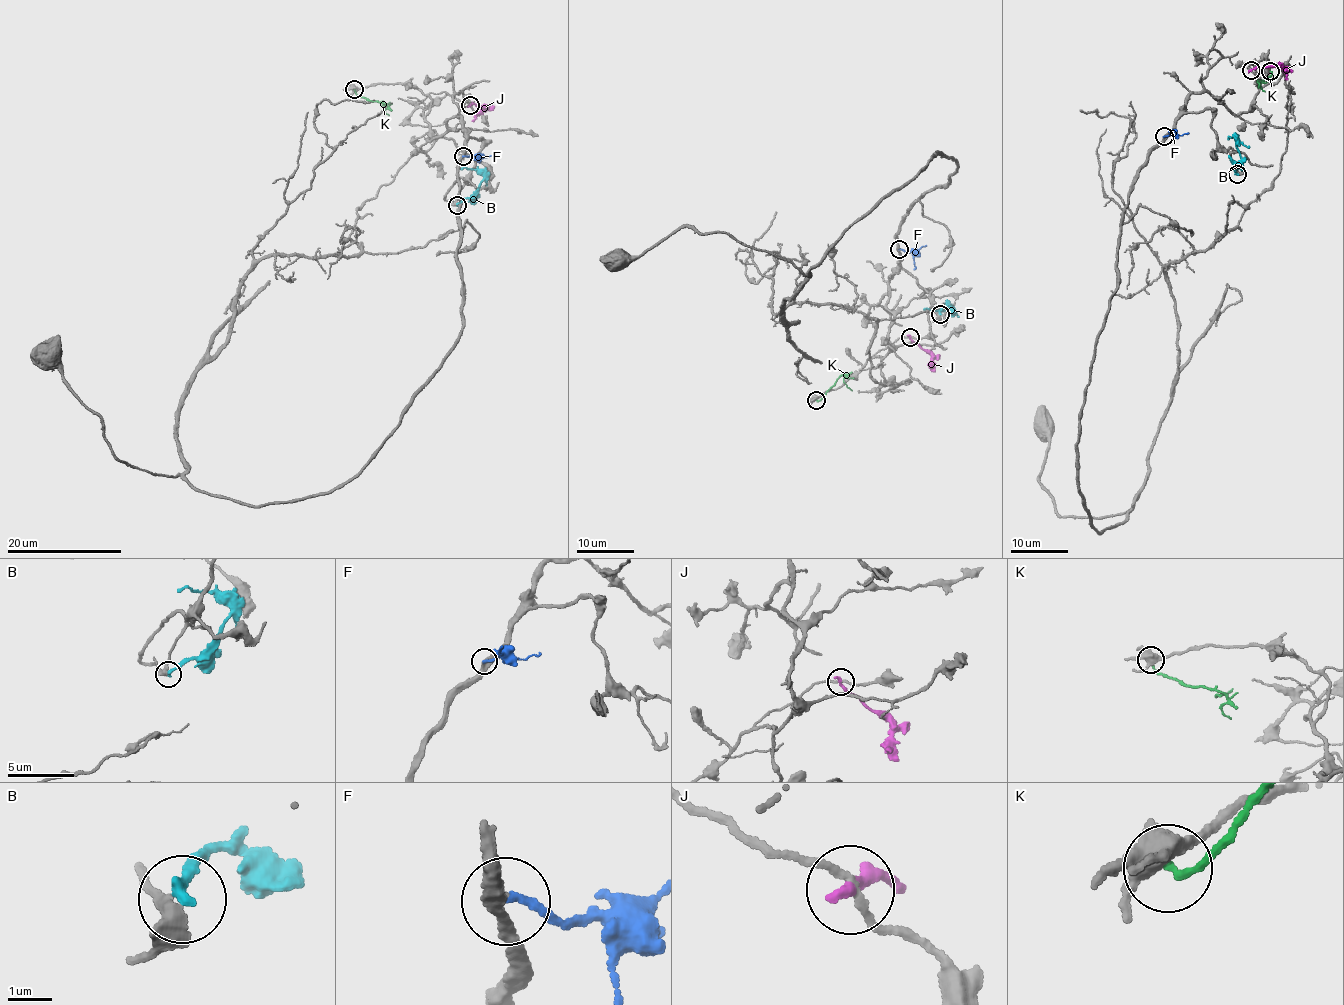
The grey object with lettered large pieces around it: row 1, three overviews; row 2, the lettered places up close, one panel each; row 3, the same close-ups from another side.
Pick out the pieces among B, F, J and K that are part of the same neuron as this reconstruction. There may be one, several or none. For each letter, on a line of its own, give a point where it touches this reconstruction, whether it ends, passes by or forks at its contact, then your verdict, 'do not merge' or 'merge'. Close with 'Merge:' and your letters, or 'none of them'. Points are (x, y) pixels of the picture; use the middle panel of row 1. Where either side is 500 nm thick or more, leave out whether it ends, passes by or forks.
B: meets grey at (940, 314); it ends there; do not merge
F: meets grey at (899, 249); it ends there; merge
J: meets grey at (910, 337); it ends there; do not merge
K: meets grey at (816, 400); it ends there; do not merge
Merge: F

